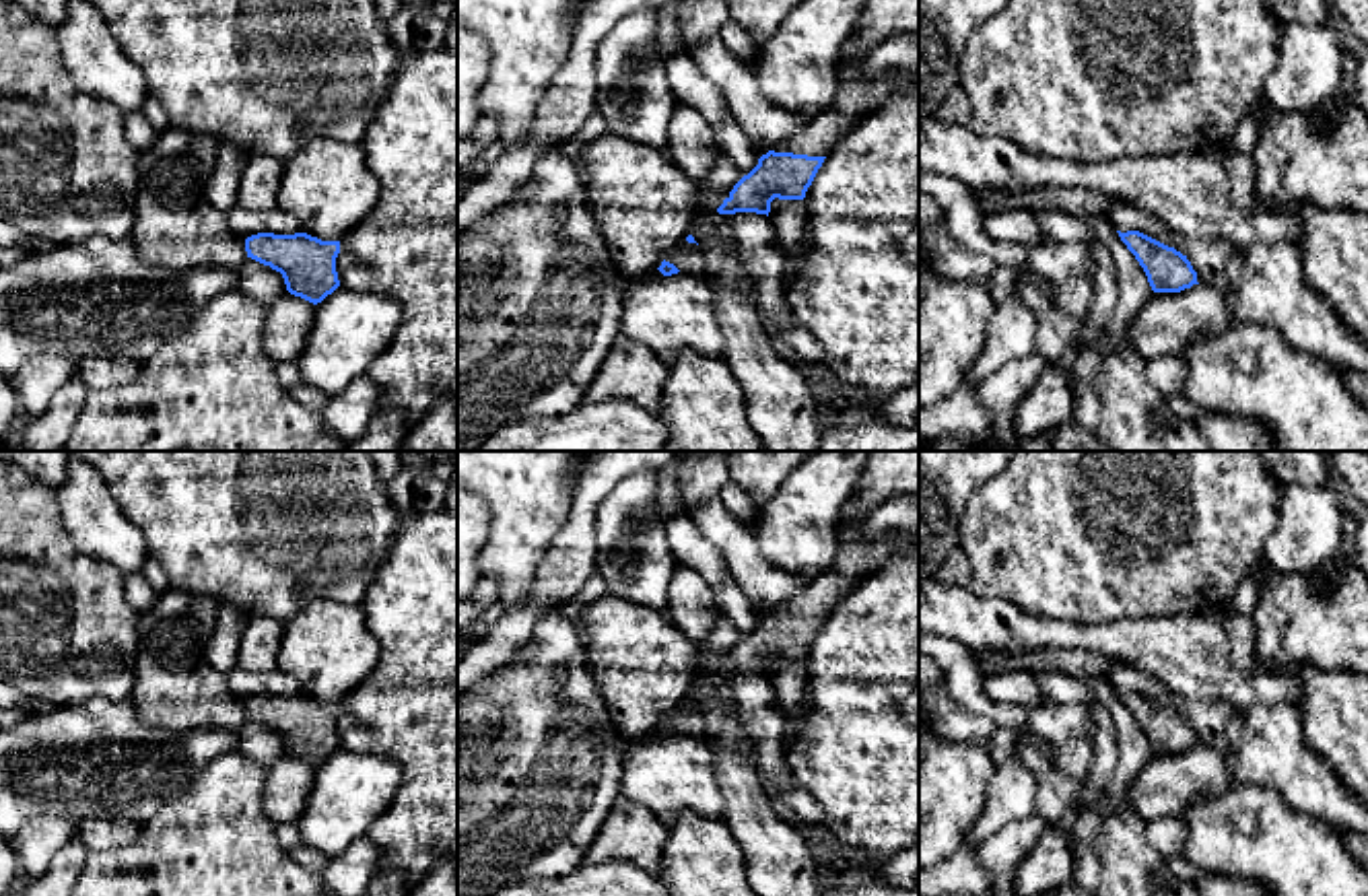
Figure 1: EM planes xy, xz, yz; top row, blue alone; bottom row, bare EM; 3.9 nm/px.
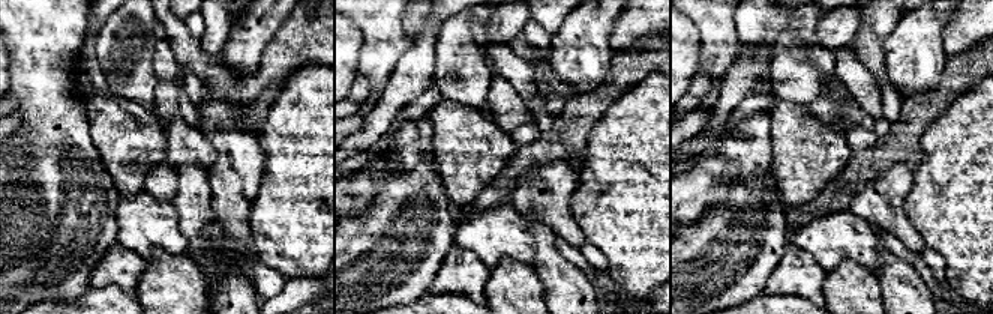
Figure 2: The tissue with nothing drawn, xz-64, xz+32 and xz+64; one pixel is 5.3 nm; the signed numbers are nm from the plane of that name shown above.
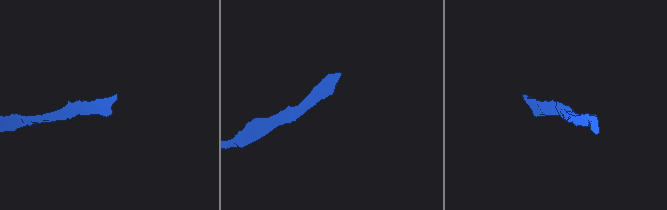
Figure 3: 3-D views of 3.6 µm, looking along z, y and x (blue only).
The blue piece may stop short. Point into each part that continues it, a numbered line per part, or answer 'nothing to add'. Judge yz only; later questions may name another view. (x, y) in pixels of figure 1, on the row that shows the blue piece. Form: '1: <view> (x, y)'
nothing to add

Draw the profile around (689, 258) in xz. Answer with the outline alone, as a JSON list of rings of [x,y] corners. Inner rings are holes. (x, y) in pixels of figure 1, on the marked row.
[[[684,241],[678,247],[670,249],[663,260],[686,274],[703,276],[705,272],[705,253],[696,243]]]

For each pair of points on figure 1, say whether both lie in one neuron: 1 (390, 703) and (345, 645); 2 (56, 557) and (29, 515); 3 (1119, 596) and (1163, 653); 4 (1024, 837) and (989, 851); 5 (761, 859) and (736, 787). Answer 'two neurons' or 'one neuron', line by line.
1: two neurons
2: one neuron
3: two neurons
4: one neuron
5: one neuron

